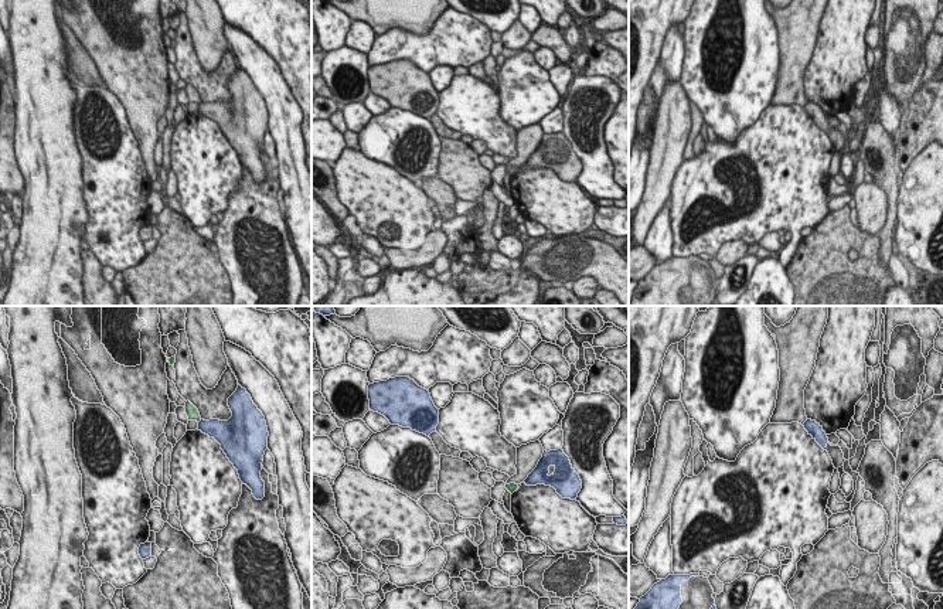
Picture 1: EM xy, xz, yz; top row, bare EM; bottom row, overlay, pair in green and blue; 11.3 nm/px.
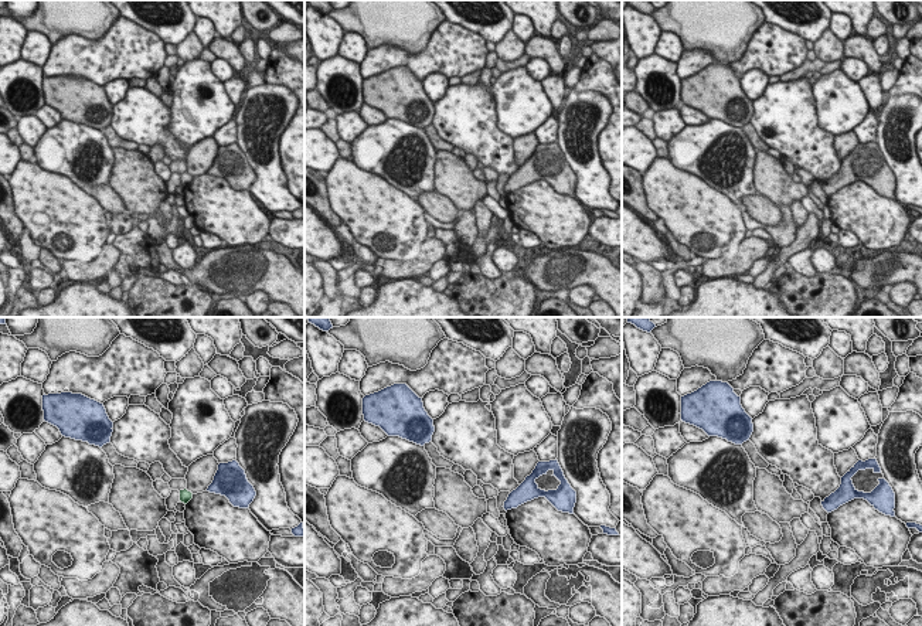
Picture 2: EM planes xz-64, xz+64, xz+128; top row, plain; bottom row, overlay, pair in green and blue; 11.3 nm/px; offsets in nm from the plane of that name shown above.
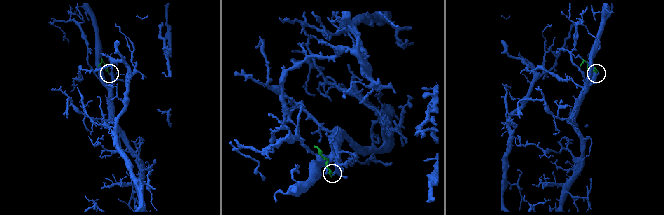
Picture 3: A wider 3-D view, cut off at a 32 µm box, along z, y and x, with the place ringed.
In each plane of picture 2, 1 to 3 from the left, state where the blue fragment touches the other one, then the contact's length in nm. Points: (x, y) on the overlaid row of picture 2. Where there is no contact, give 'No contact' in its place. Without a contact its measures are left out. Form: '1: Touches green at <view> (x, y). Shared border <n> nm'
1: No contact
2: No contact
3: No contact

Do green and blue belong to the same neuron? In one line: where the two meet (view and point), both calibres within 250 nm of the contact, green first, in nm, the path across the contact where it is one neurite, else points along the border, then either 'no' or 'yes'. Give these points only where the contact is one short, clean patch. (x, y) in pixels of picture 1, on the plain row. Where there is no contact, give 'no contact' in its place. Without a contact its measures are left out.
meets green in xz at (517, 170); 120 nm thick on the green side, 30 nm on the other; border along xz (518, 167), (514, 173); no

